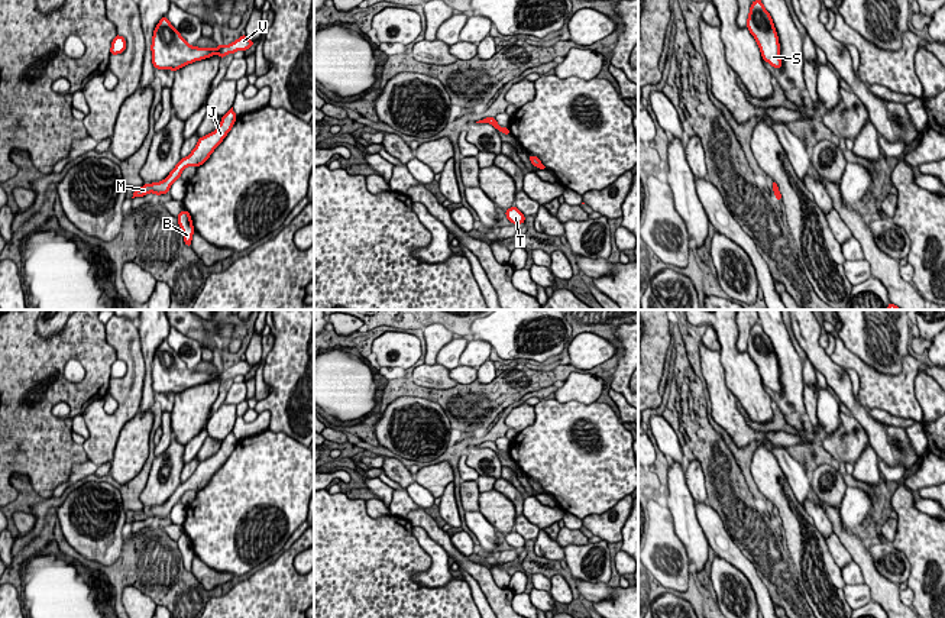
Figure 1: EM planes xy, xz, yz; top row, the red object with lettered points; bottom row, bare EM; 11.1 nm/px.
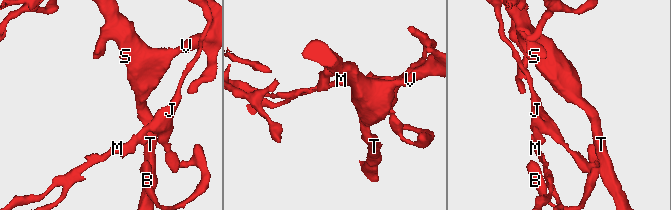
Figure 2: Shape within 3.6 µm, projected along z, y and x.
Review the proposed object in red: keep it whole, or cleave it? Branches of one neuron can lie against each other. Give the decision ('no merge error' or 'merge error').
no merge error

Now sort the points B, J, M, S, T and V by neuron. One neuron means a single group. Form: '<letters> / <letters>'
B J M S T V

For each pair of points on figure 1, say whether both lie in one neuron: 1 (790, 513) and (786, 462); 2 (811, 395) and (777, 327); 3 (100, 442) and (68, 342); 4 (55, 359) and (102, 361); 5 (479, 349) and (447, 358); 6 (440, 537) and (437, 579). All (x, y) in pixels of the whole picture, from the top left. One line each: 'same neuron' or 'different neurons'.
1: different neurons
2: different neurons
3: different neurons
4: same neuron
5: same neuron
6: different neurons

